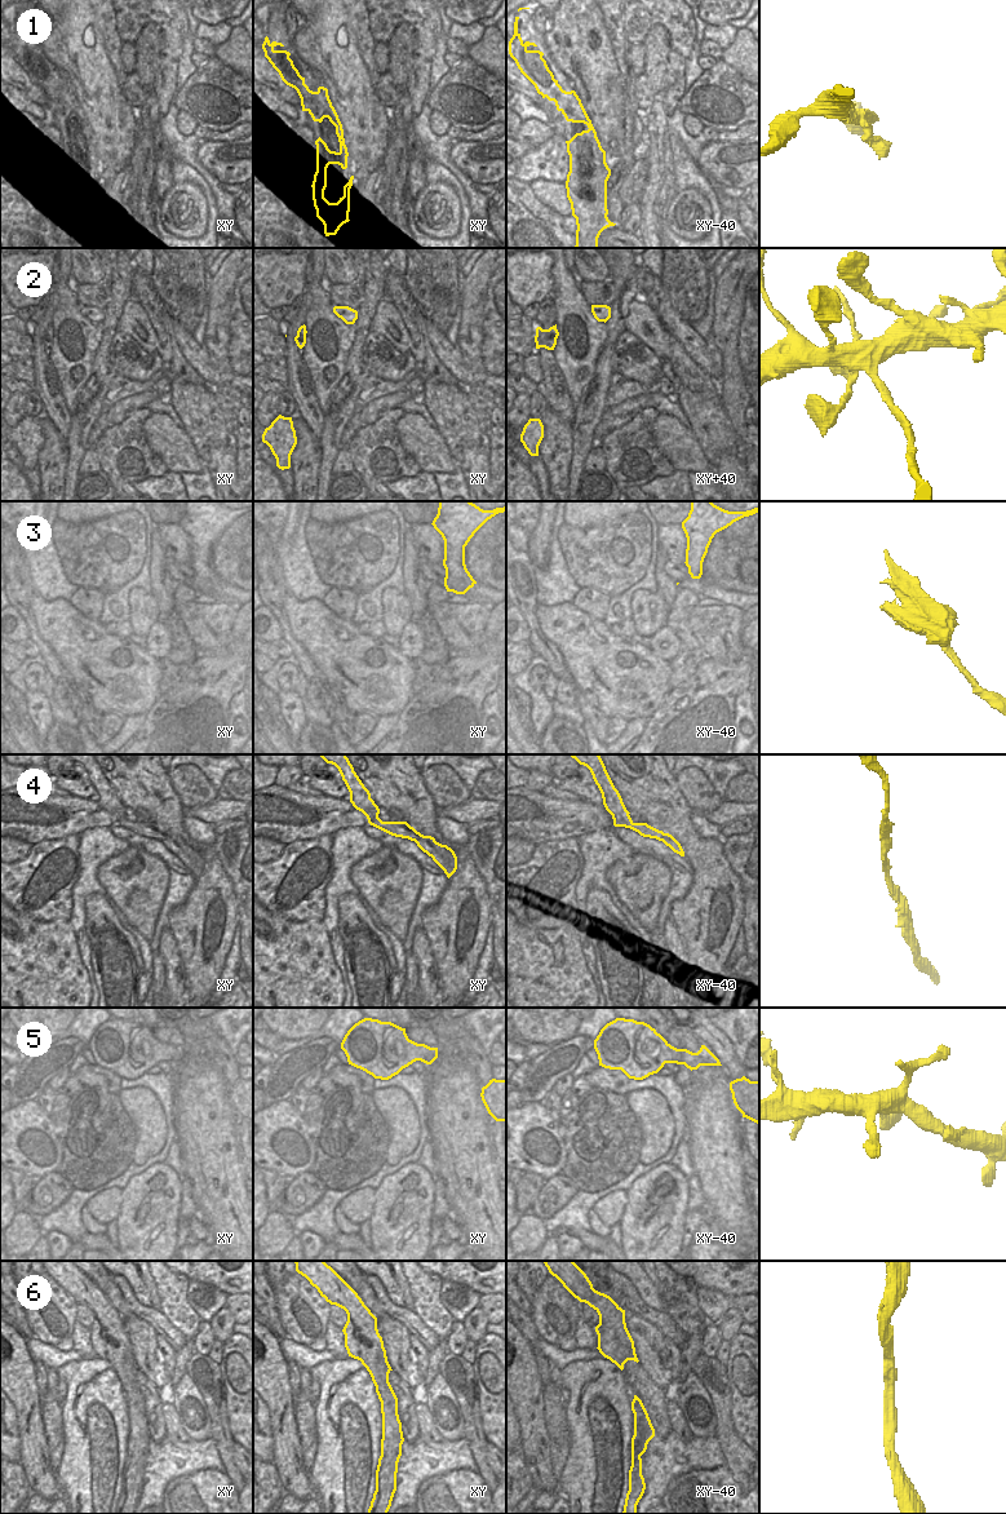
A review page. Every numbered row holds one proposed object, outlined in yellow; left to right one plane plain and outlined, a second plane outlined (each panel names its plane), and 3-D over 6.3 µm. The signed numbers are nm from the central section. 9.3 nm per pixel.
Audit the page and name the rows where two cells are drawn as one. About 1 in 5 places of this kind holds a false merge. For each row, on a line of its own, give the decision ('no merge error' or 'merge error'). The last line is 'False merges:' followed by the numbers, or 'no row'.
1: no merge error
2: no merge error
3: merge error
4: no merge error
5: no merge error
6: no merge error
False merges: 3

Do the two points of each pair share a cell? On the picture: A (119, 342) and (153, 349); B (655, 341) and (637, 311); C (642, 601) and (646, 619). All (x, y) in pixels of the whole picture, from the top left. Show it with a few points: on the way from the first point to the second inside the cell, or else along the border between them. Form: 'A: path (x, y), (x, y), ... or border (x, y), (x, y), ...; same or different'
A: border (116, 330), (128, 333), (151, 355); different
B: path (655, 333), (654, 328), (645, 319); same
C: path (645, 605), (646, 615); same

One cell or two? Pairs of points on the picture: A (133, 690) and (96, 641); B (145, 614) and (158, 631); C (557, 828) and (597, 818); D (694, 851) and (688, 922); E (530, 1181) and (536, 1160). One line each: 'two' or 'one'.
A: one
B: two
C: one
D: one
E: two

